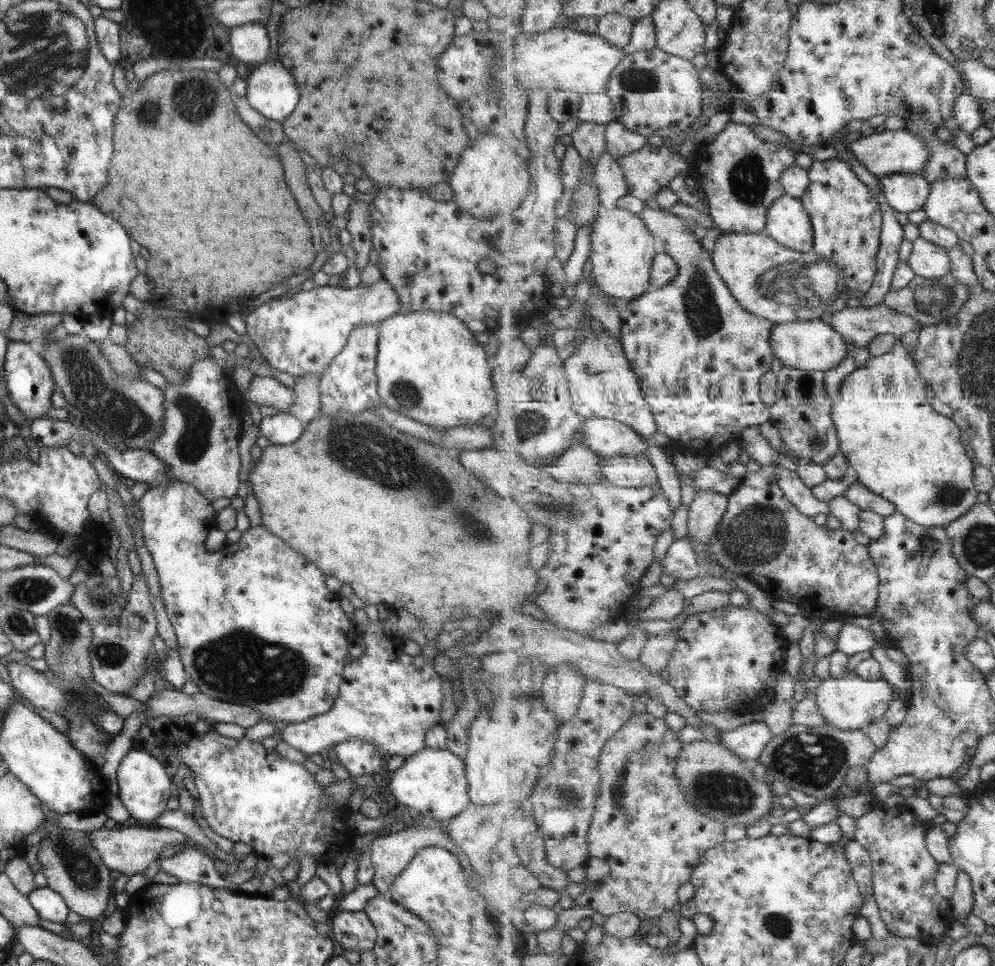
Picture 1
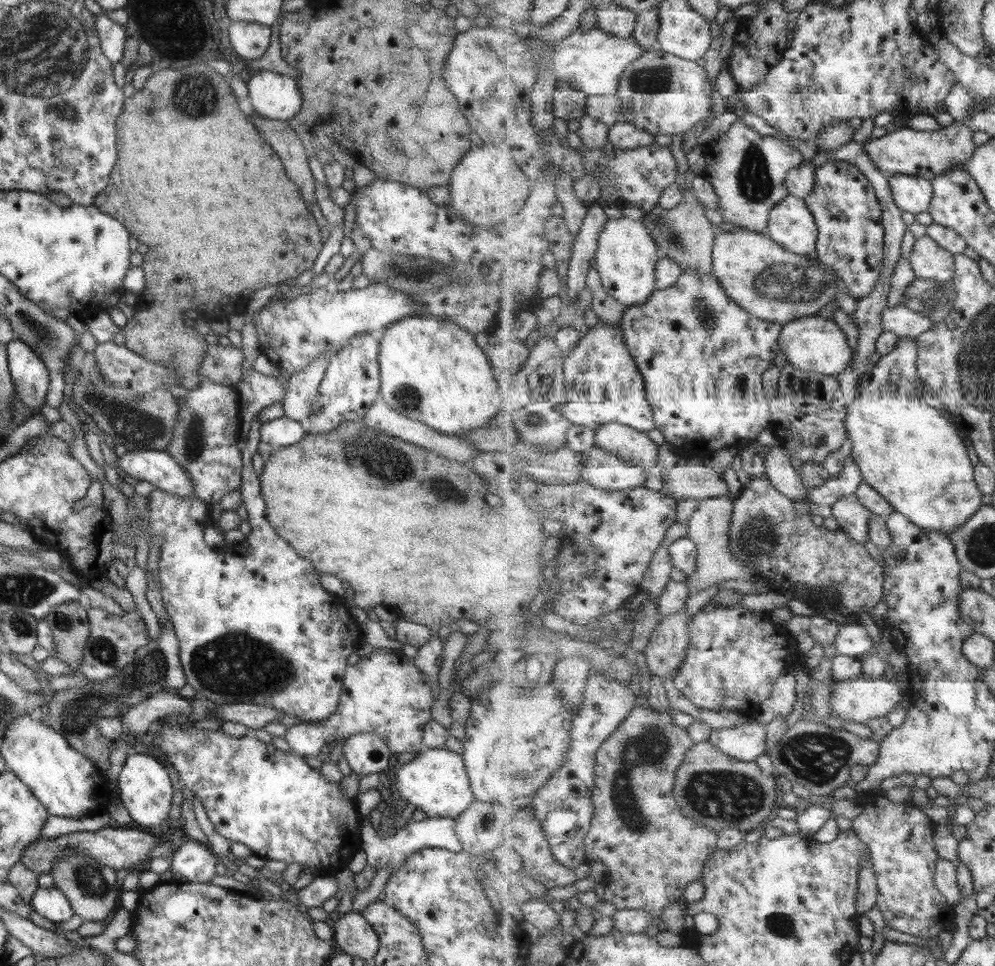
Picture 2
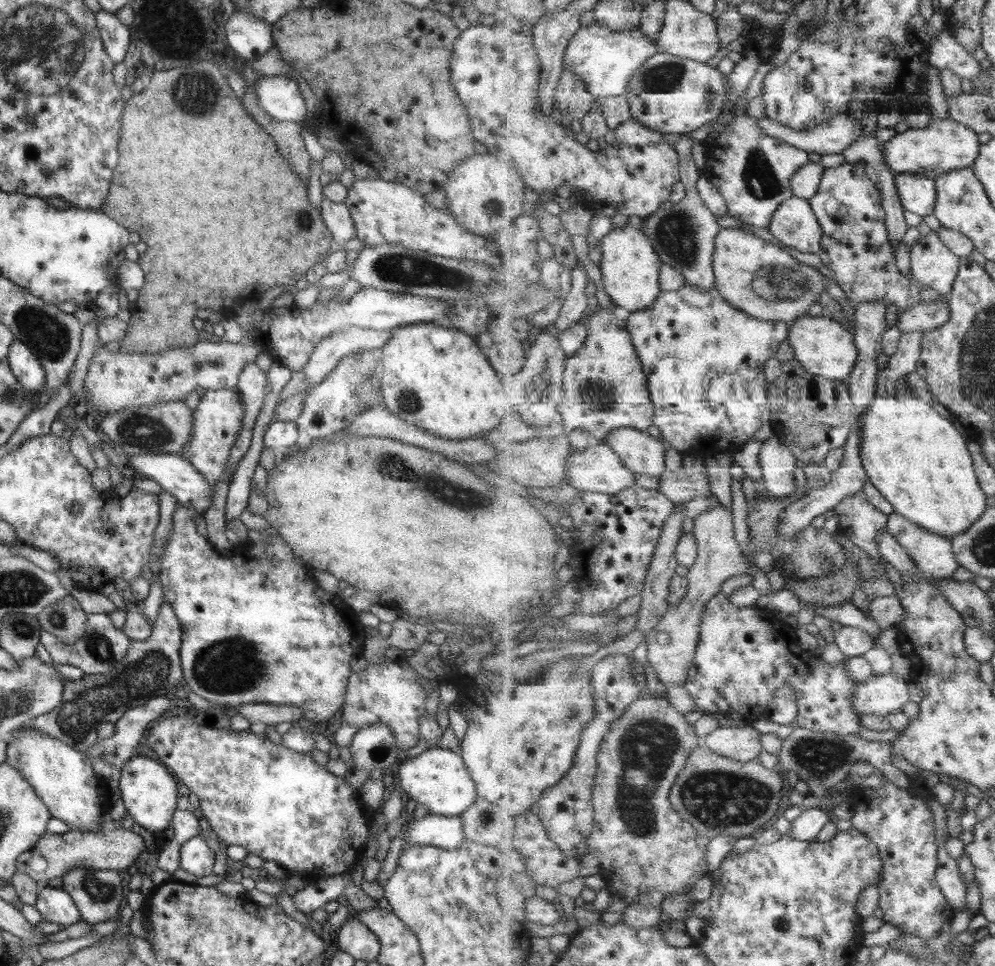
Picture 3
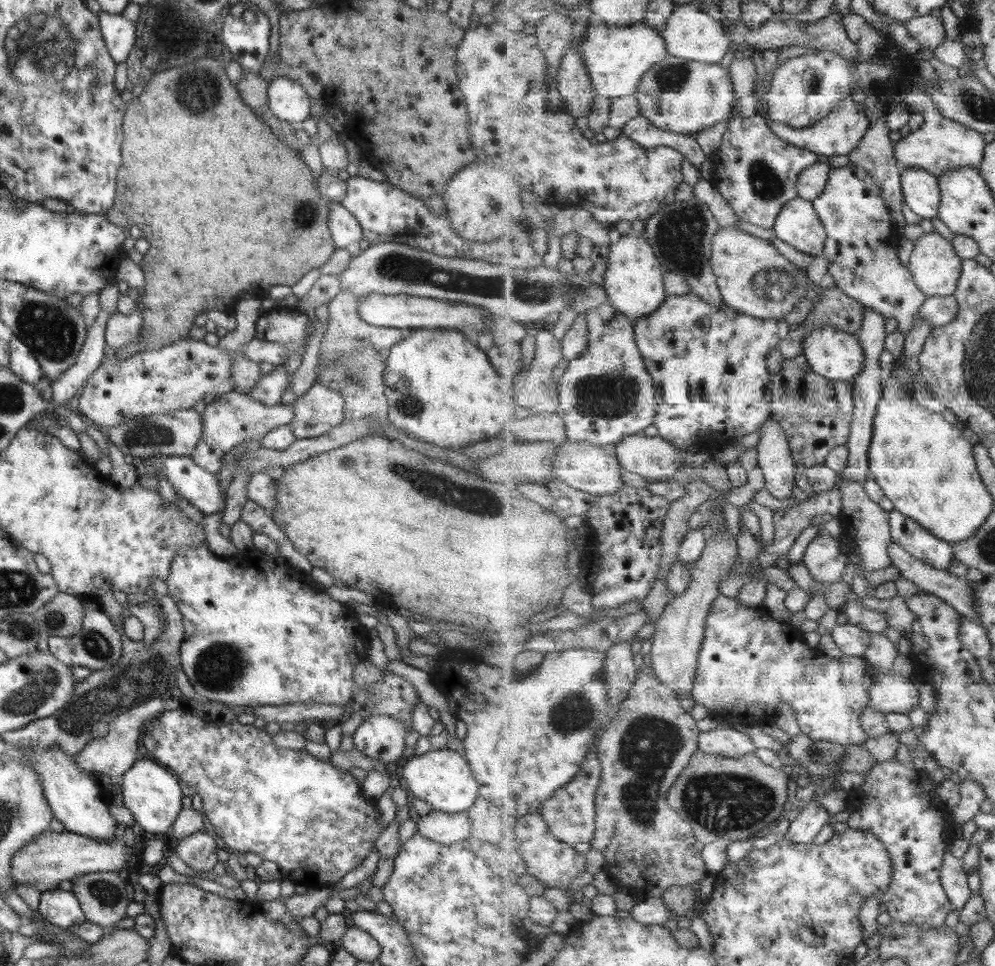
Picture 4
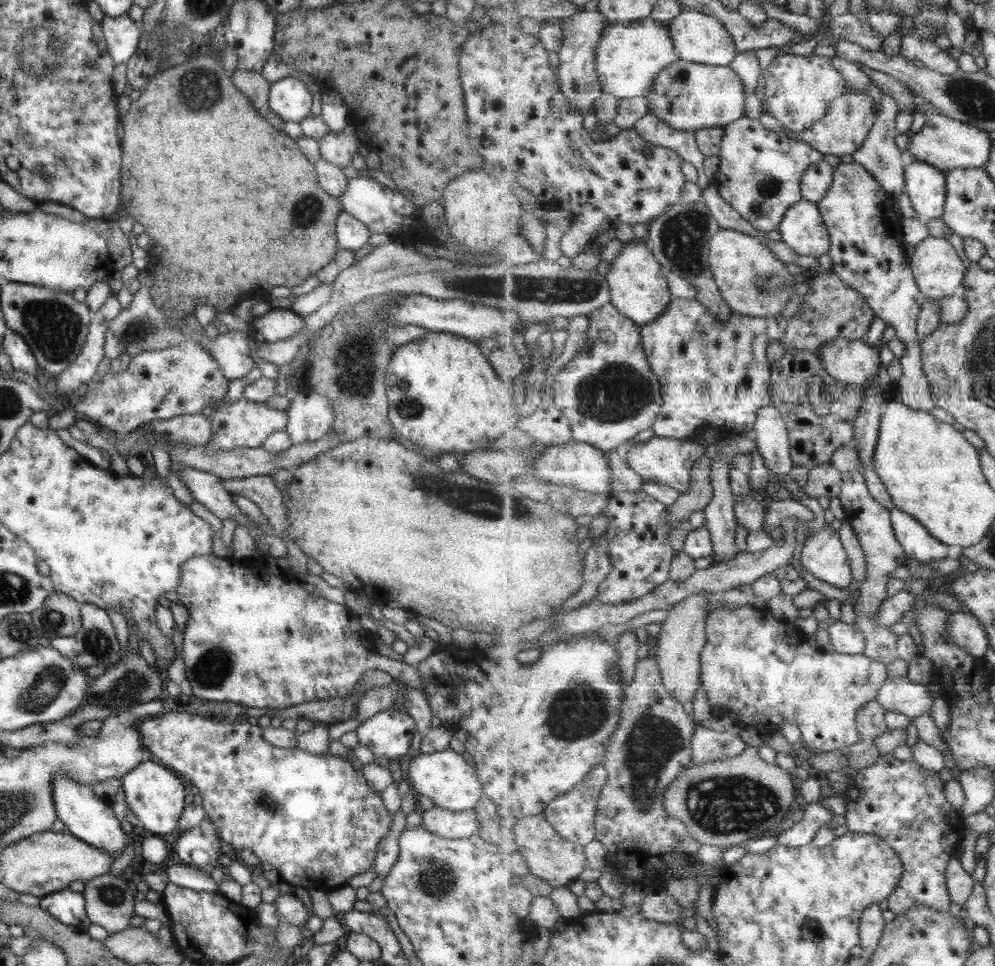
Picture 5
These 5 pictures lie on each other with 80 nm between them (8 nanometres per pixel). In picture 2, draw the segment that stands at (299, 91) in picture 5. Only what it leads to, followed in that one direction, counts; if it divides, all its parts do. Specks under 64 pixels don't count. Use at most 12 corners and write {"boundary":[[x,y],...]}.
{"boundary":[[267,70],[246,79],[253,111],[291,120],[303,102],[296,80]]}

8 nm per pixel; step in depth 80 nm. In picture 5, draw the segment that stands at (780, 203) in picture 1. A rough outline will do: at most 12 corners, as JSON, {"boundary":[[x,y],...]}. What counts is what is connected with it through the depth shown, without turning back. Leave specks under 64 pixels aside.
{"boundary":[[797,202],[779,231],[797,254],[819,258],[832,237],[817,202]]}

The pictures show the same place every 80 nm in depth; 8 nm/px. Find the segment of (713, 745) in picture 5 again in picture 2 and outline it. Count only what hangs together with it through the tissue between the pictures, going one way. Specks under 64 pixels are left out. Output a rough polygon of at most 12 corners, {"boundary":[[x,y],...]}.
{"boundary":[[767,726],[712,729],[708,740],[753,762],[769,750]]}

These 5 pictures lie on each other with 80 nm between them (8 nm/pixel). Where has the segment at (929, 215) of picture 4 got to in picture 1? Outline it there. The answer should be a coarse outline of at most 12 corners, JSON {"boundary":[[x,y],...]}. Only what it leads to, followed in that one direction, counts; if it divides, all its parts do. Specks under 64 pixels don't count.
{"boundary":[[923,175],[880,178],[897,212],[924,210],[932,183]]}

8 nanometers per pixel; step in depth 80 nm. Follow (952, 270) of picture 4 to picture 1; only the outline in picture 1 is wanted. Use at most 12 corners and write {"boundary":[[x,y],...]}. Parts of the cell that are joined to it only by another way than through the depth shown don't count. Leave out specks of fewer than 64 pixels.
{"boundary":[[919,236],[908,260],[920,277],[952,272],[945,247]]}

